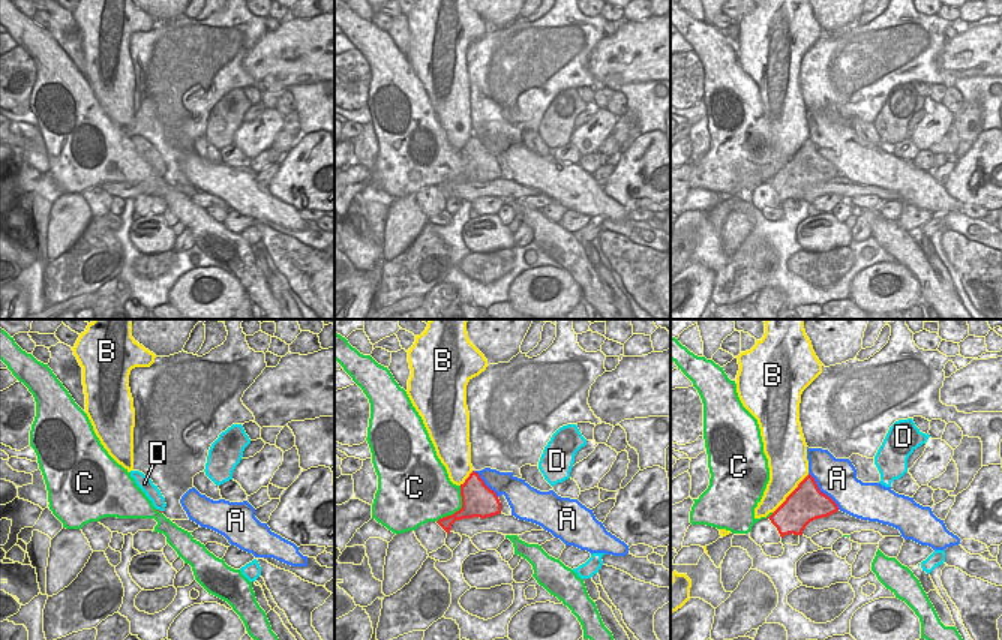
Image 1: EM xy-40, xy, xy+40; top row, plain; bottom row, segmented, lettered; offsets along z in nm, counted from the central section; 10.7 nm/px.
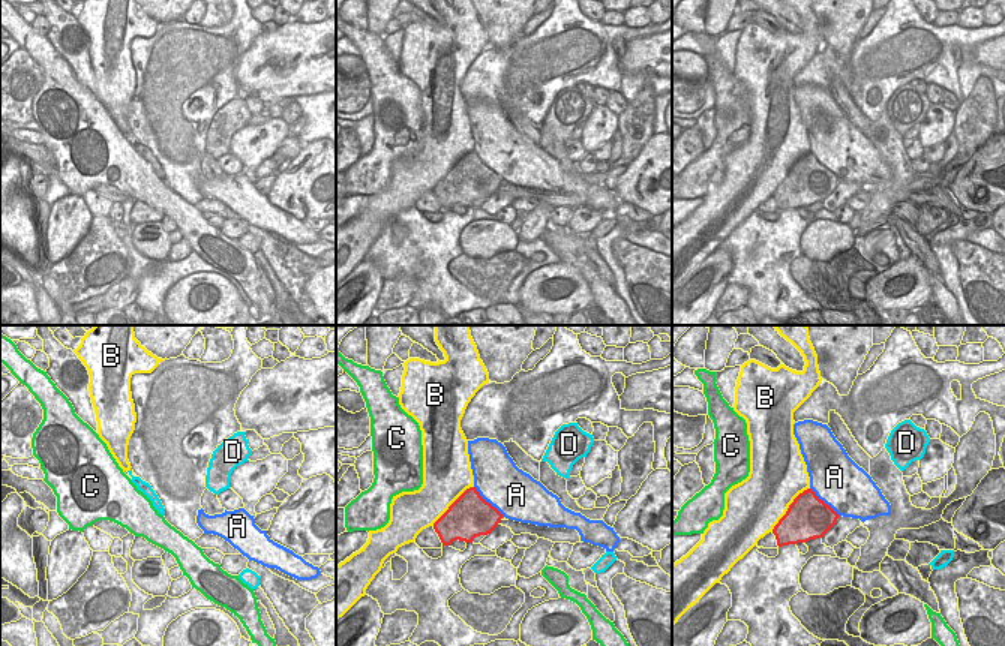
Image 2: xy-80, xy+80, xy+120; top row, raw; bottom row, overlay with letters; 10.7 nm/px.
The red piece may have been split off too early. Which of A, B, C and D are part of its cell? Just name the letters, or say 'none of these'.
D

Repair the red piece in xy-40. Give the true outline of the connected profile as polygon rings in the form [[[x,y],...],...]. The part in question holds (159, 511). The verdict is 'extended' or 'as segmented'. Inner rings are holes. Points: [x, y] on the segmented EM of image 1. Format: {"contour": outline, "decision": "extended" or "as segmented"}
{"contour": [[[130,471],[130,477],[135,480],[136,486],[146,493],[146,496],[152,501],[153,507],[159,513],[164,513],[166,504],[158,486],[154,486],[153,481],[140,471]]], "decision": "extended"}

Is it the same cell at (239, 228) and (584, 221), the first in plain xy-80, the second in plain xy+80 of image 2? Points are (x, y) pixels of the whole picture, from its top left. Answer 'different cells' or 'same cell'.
same cell

